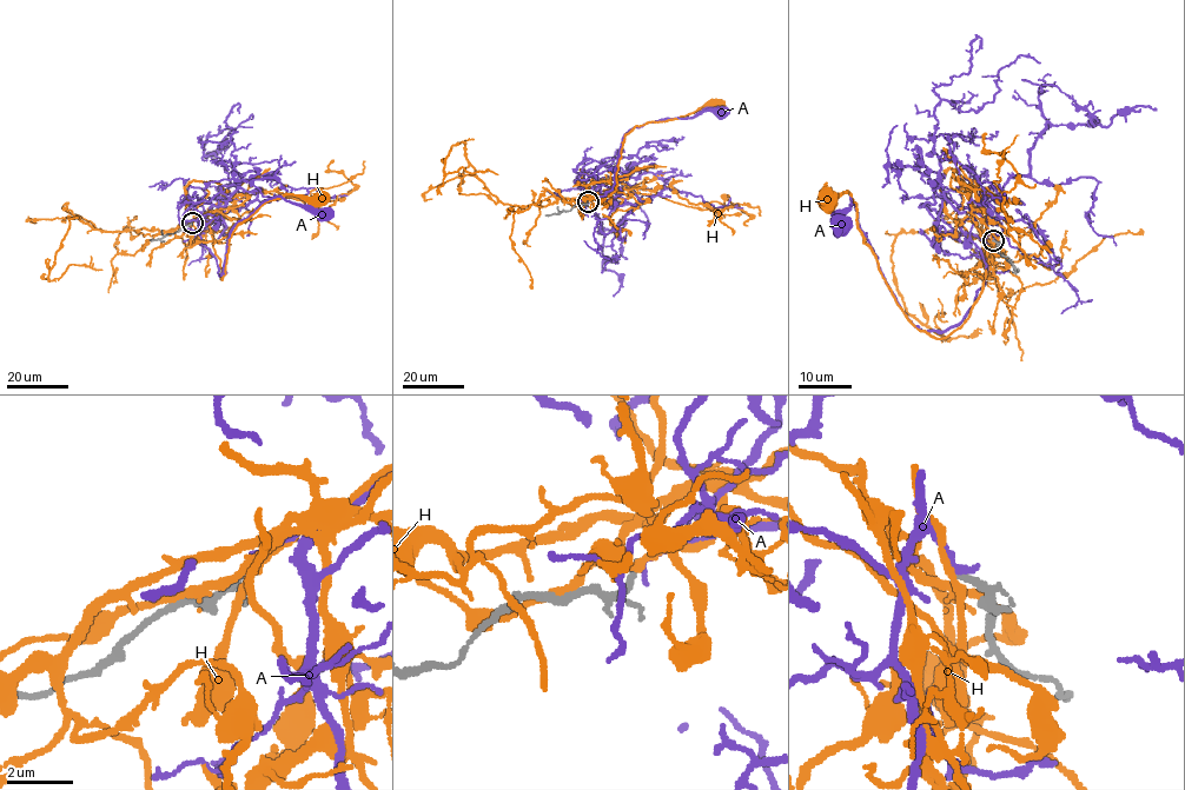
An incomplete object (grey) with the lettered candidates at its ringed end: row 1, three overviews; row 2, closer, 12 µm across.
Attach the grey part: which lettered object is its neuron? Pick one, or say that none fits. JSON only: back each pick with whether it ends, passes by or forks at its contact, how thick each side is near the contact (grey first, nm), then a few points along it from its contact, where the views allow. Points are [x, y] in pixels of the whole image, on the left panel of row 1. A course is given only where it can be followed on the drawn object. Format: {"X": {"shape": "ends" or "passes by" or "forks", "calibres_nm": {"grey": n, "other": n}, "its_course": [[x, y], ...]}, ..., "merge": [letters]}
{"A": {"shape": "ends", "calibres_nm": {"grey": 200, "other": 240}, "its_course": [[192, 223], [198, 218], [200, 241], [219, 276], [232, 228], [265, 200], [282, 197], [324, 211]]}, "merge": ["A"]}

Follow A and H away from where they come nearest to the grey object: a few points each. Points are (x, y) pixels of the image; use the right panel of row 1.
A: (993, 240), (984, 238), (987, 273), (972, 307), (941, 331), (920, 330), (885, 279), (851, 196), (840, 220)
H: (992, 240), (970, 194), (984, 285), (970, 317), (934, 338), (896, 303), (856, 206), (846, 193), (827, 198)

